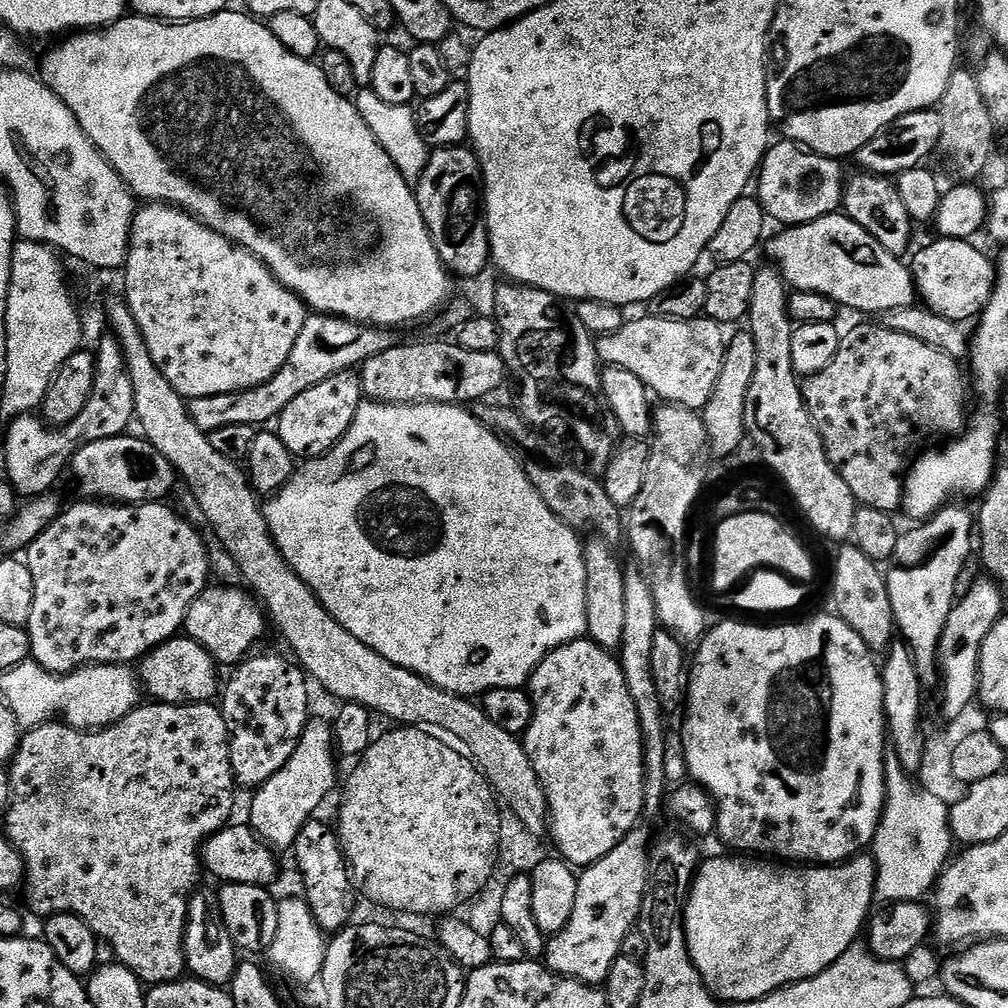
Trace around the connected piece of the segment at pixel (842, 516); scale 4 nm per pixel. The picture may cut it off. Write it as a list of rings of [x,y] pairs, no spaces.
[[[757,267],[754,274],[754,295],[750,298],[746,317],[758,350],[758,366],[754,368],[750,390],[746,390],[744,430],[758,456],[767,456],[768,461],[783,473],[787,495],[798,496],[812,520],[824,532],[847,541],[855,530],[858,501],[850,486],[846,486],[840,468],[829,462],[822,438],[808,413],[802,380],[794,370],[794,321],[788,314],[790,289],[779,268],[767,267]]]

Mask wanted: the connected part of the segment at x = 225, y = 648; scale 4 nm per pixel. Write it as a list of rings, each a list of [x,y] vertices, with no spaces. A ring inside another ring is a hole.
[[[209,586],[190,606],[183,631],[198,642],[216,660],[217,665],[239,666],[253,655],[256,643],[264,636],[266,613],[251,591],[240,588],[216,588]]]

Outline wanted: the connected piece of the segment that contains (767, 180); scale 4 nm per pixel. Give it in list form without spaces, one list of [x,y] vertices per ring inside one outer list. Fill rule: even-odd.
[[[781,139],[779,143],[773,143],[769,147],[763,162],[760,163],[758,173],[758,184],[760,180],[758,199],[764,208],[765,217],[769,221],[777,220],[780,226],[795,226],[833,215],[841,207],[844,199],[846,175],[844,176],[843,170],[840,169],[841,161],[831,156],[817,156],[815,152],[807,151],[790,140]]]

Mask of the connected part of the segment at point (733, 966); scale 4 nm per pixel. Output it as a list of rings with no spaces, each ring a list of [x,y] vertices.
[[[740,854],[724,855],[728,856],[716,856],[713,860],[705,859],[701,863],[696,870],[692,889],[688,891],[688,903],[684,905],[684,933],[690,950],[690,958],[698,974],[704,979],[704,985],[708,987],[708,991],[721,1001],[733,1000],[733,1005],[738,1006],[742,1002],[760,1000],[763,996],[769,996],[771,992],[777,992],[779,988],[785,988],[788,984],[797,984],[799,980],[814,978],[822,974],[822,970],[829,968],[849,946],[857,943],[859,936],[856,935],[859,932],[861,935],[865,931],[870,920],[870,913],[873,911],[872,904],[874,905],[876,894],[876,861],[871,855],[861,854],[852,857],[851,860],[845,860],[842,864],[827,866],[785,866],[780,862],[761,862],[759,859],[745,858]]]

